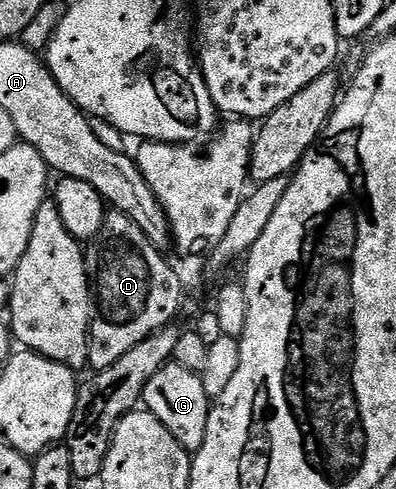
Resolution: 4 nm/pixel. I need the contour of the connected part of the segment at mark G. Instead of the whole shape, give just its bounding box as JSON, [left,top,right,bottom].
[143,362,211,454]

